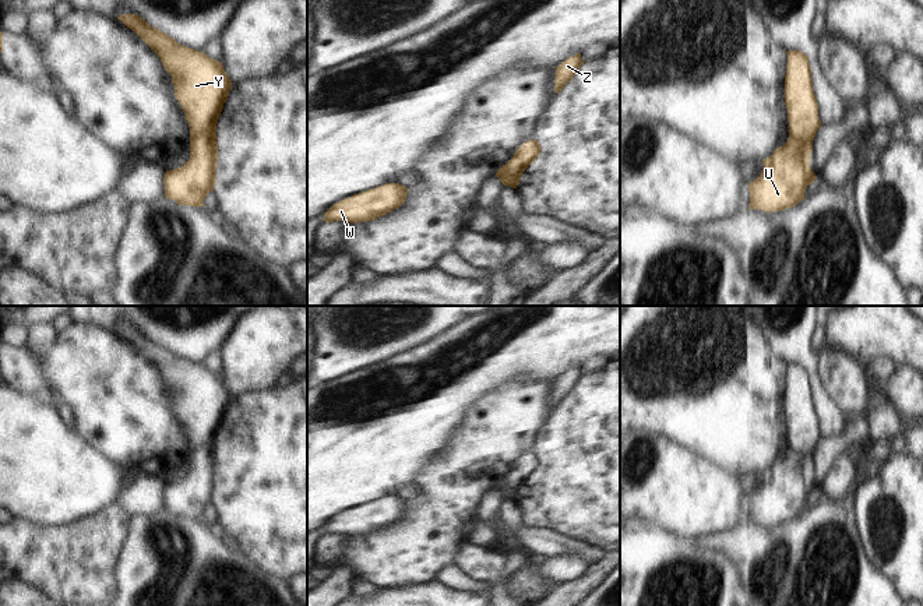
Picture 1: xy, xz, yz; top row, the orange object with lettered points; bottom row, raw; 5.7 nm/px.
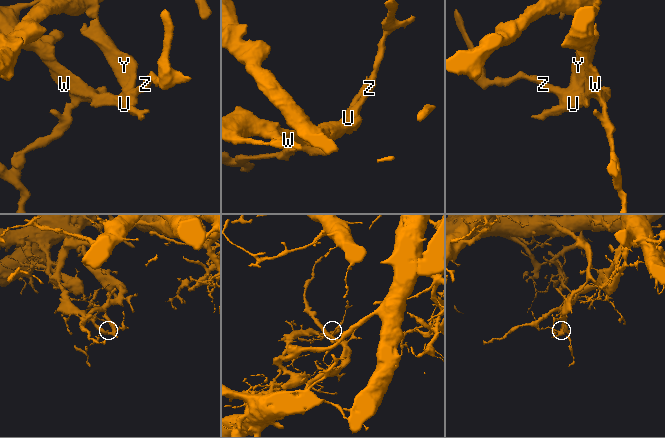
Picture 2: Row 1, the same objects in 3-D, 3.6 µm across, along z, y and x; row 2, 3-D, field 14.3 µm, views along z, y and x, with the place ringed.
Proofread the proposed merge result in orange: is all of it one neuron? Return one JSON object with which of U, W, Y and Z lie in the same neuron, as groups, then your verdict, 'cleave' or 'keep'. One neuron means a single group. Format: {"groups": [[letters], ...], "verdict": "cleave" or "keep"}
{"groups": [["U", "W", "Z"], ["Y"]], "verdict": "cleave"}

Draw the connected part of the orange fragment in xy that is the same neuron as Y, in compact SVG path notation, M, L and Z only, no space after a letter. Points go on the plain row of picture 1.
M123 327L117 332L158 367L165 383L172 388L175 409L190 440L190 464L205 443L216 447L218 431L232 402L222 376L204 364L177 356L137 327Z

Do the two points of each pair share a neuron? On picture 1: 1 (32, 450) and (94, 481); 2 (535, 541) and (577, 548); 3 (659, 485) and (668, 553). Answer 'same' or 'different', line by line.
1: same
2: same
3: different

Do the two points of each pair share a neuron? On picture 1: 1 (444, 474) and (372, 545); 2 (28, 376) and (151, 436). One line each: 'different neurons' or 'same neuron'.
1: same neuron
2: same neuron

